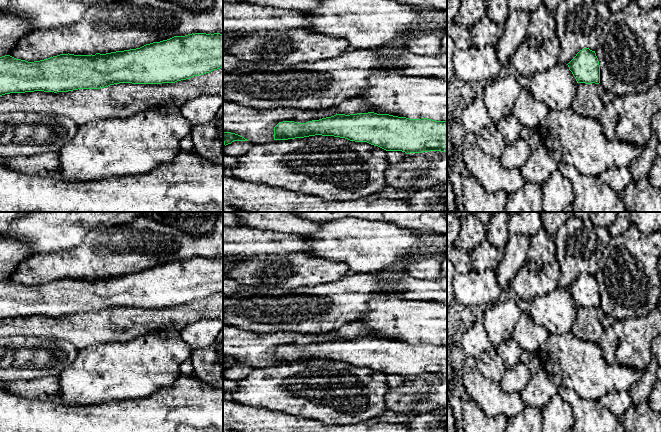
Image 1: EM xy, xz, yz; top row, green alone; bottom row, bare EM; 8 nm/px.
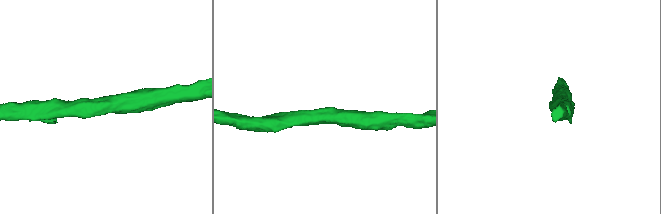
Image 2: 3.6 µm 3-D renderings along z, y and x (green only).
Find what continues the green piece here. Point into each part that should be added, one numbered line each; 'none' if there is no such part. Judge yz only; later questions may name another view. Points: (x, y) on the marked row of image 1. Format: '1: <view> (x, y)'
none

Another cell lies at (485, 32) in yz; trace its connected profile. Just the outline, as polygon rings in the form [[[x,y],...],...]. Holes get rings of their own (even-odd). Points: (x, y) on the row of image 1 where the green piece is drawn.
[[[487,15],[482,17],[470,29],[472,46],[483,49],[486,46],[496,46],[503,34],[504,24],[497,24],[490,20]]]

